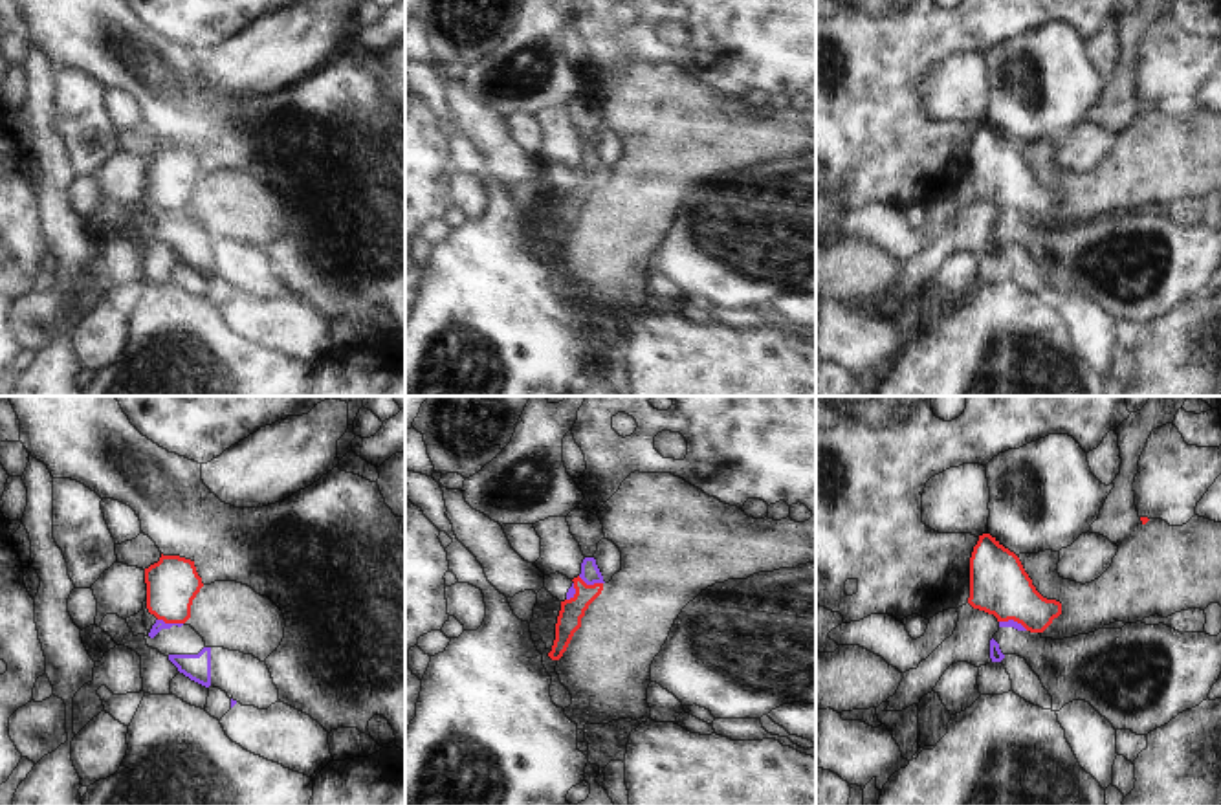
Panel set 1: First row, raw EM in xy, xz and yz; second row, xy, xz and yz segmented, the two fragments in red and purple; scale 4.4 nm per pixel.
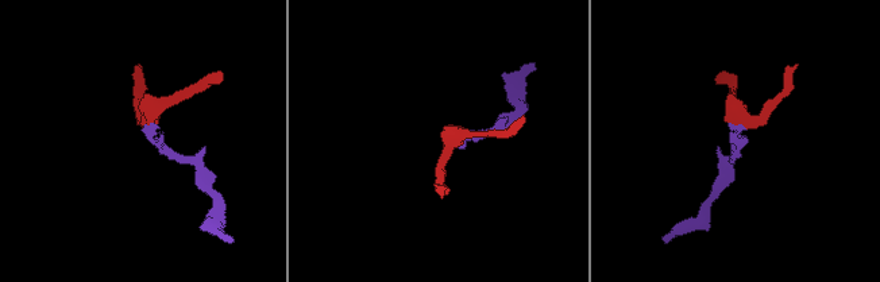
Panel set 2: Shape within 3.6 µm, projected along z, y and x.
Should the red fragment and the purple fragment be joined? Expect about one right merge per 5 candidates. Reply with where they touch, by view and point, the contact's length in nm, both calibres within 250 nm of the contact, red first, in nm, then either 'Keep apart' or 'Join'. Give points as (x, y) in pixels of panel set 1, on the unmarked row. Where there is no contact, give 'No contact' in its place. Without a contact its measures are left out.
Touches red at xy (171, 211). Shared border 110 nm. Thickness 220 nm (red) against 50 nm. Keep apart.

